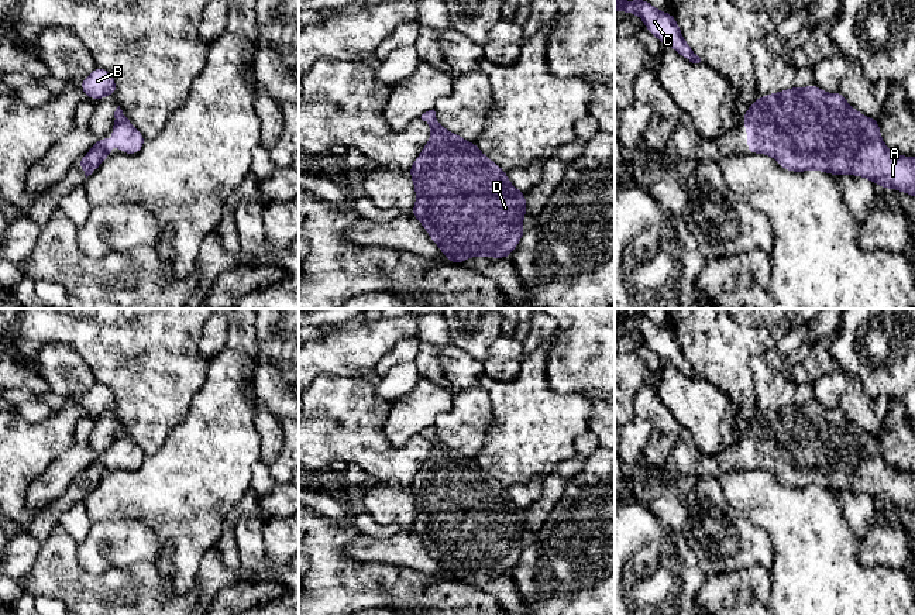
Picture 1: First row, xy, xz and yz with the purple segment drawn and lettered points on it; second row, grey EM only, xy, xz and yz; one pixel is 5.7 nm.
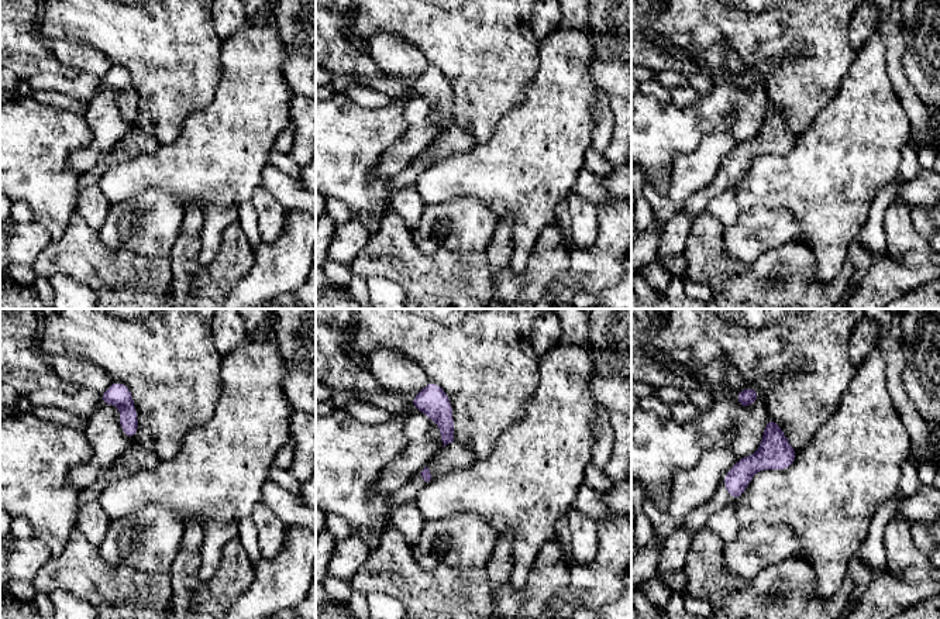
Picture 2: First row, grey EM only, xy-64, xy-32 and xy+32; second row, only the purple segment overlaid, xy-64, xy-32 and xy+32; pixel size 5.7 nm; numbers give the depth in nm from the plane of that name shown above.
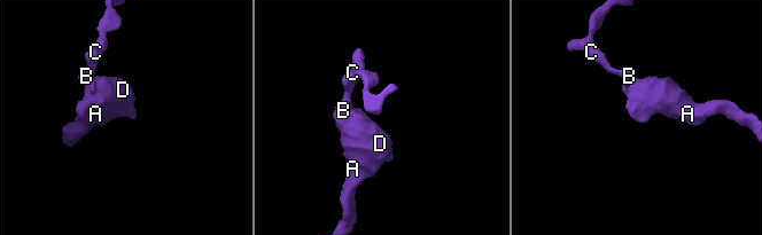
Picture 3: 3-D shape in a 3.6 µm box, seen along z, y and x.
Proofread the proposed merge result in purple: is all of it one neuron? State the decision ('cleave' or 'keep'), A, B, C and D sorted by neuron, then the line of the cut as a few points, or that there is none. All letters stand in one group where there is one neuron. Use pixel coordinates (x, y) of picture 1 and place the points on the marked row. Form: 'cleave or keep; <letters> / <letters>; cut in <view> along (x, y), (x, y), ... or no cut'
cleave; A D / B C; cut in xz along (437, 123), (432, 129)

